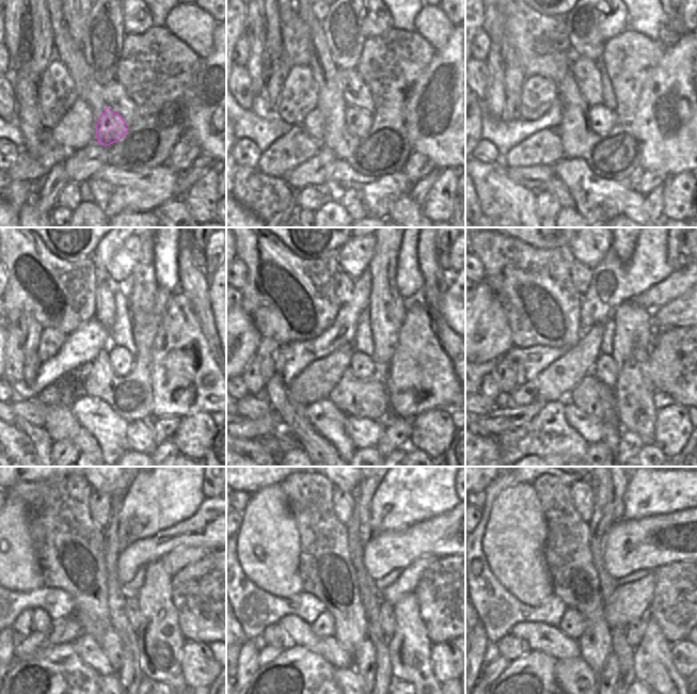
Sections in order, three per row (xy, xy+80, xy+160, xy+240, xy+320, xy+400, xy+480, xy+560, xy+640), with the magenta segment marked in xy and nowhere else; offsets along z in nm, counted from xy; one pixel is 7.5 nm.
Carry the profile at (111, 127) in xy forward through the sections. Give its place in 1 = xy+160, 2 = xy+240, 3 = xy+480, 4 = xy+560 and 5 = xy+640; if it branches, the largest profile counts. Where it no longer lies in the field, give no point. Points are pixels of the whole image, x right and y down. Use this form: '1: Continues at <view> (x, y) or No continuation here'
1: Continues at xy+160 (601, 120)
2: Continues at xy+240 (122, 361)
3: Continues at xy+480 (137, 620)
4: Continues at xy+560 (386, 617)
5: Continues at xy+640 (634, 633)

